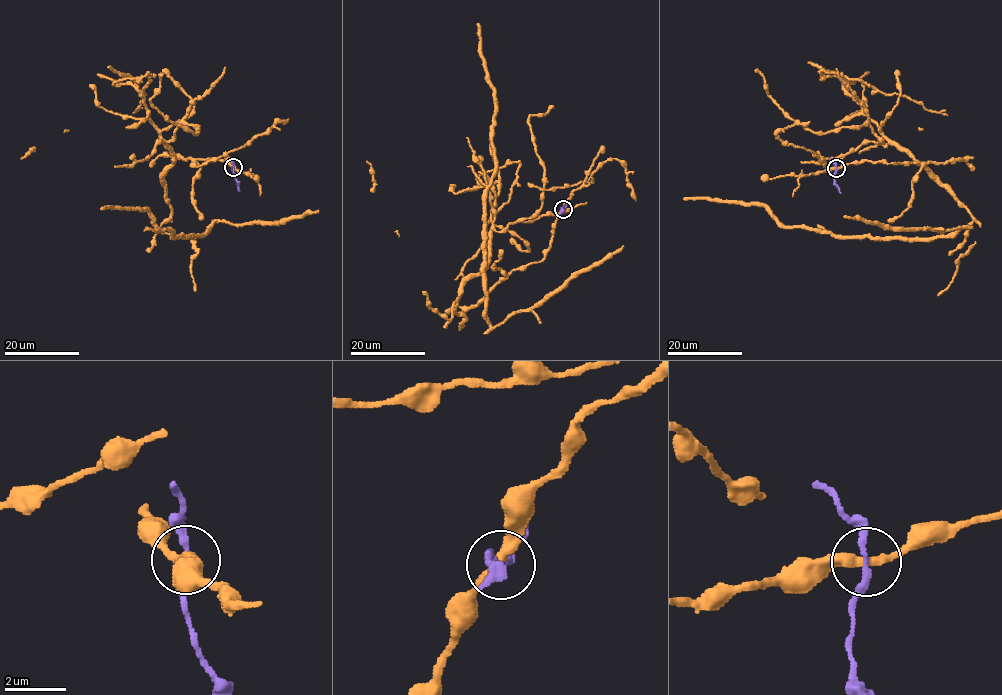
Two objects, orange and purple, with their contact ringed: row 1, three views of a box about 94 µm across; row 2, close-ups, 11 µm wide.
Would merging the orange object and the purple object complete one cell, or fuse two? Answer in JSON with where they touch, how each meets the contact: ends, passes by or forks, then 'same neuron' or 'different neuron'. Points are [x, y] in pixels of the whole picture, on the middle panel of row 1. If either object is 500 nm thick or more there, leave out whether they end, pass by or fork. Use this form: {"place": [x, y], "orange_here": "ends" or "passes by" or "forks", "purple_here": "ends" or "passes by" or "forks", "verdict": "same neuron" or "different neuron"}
{"place": [563, 209], "orange_here": "passes by", "purple_here": "passes by", "verdict": "different neuron"}

